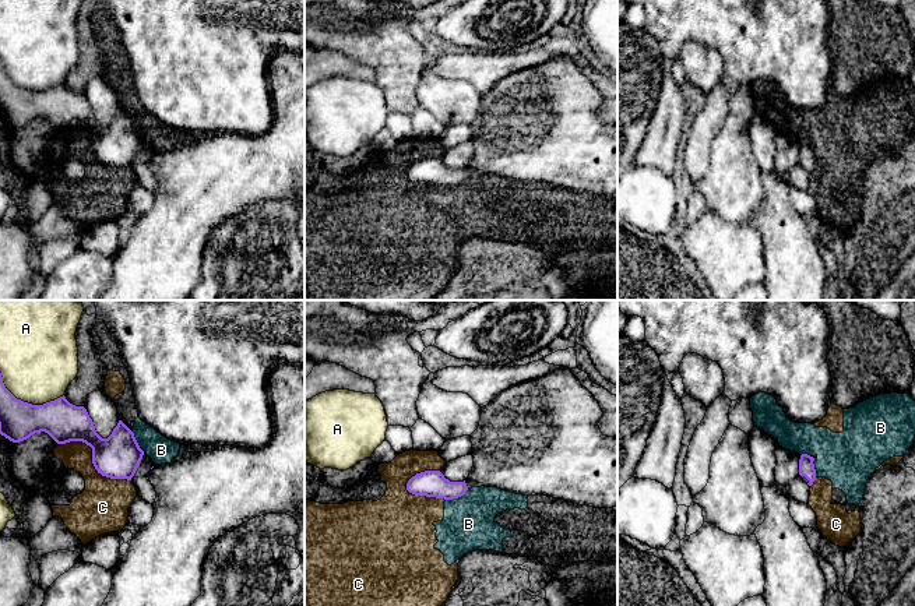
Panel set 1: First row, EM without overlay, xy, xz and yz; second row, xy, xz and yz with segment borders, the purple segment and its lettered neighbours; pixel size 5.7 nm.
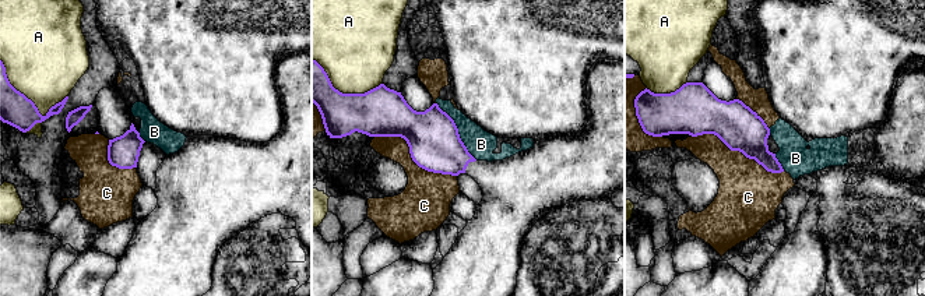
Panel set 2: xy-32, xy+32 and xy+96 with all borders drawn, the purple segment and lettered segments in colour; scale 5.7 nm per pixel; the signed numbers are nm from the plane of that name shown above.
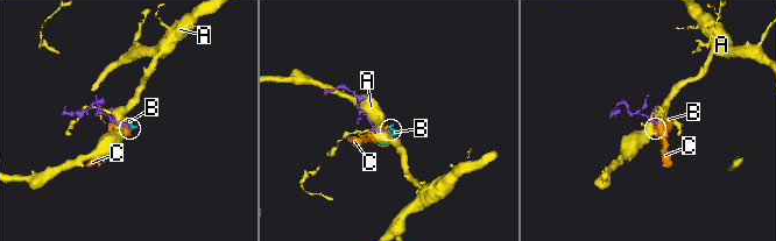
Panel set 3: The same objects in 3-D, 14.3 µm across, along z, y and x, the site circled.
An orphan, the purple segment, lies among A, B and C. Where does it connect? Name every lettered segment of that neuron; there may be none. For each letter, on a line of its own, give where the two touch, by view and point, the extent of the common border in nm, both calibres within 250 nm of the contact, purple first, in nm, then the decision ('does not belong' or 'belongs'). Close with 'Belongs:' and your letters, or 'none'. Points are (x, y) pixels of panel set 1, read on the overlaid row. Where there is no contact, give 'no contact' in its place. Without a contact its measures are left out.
A: xy (27, 402) | 400 nm | 220/440 nm | does not belong
B: yz (812, 462) | 170 nm | 100/320 nm | does not belong
C: xy (92, 460) | 460 nm | 260/260 nm | does not belong
Belongs: none

